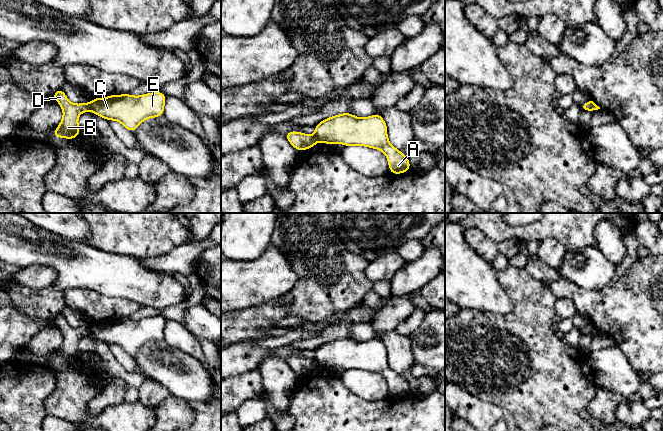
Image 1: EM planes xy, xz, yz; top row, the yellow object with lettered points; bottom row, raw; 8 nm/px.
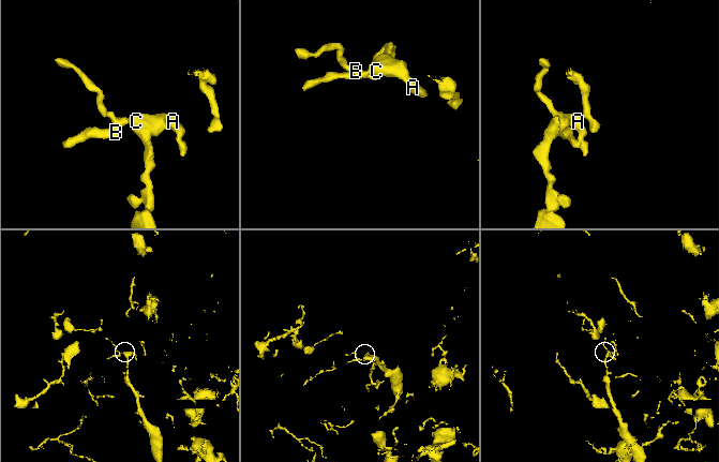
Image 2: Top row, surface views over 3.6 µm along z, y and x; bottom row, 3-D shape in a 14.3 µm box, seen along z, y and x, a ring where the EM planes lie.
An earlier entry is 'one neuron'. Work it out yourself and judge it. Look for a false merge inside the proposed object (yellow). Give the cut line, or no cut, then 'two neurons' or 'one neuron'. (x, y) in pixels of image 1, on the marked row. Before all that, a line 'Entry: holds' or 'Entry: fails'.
Entry: fails
xy (89, 103), (91, 110) | two neurons

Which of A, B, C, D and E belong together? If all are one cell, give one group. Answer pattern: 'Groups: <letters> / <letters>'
Groups: A C E / B D

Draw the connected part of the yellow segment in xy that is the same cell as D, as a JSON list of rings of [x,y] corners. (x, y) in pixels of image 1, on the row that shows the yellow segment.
[[[62,89],[57,90],[52,98],[60,104],[63,110],[62,121],[52,137],[75,139],[80,132],[78,117],[83,112],[91,111],[90,103],[74,104],[68,100]]]

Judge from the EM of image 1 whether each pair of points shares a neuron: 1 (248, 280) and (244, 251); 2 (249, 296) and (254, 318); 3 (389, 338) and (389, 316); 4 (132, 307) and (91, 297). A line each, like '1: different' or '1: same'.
1: different
2: different
3: different
4: same

